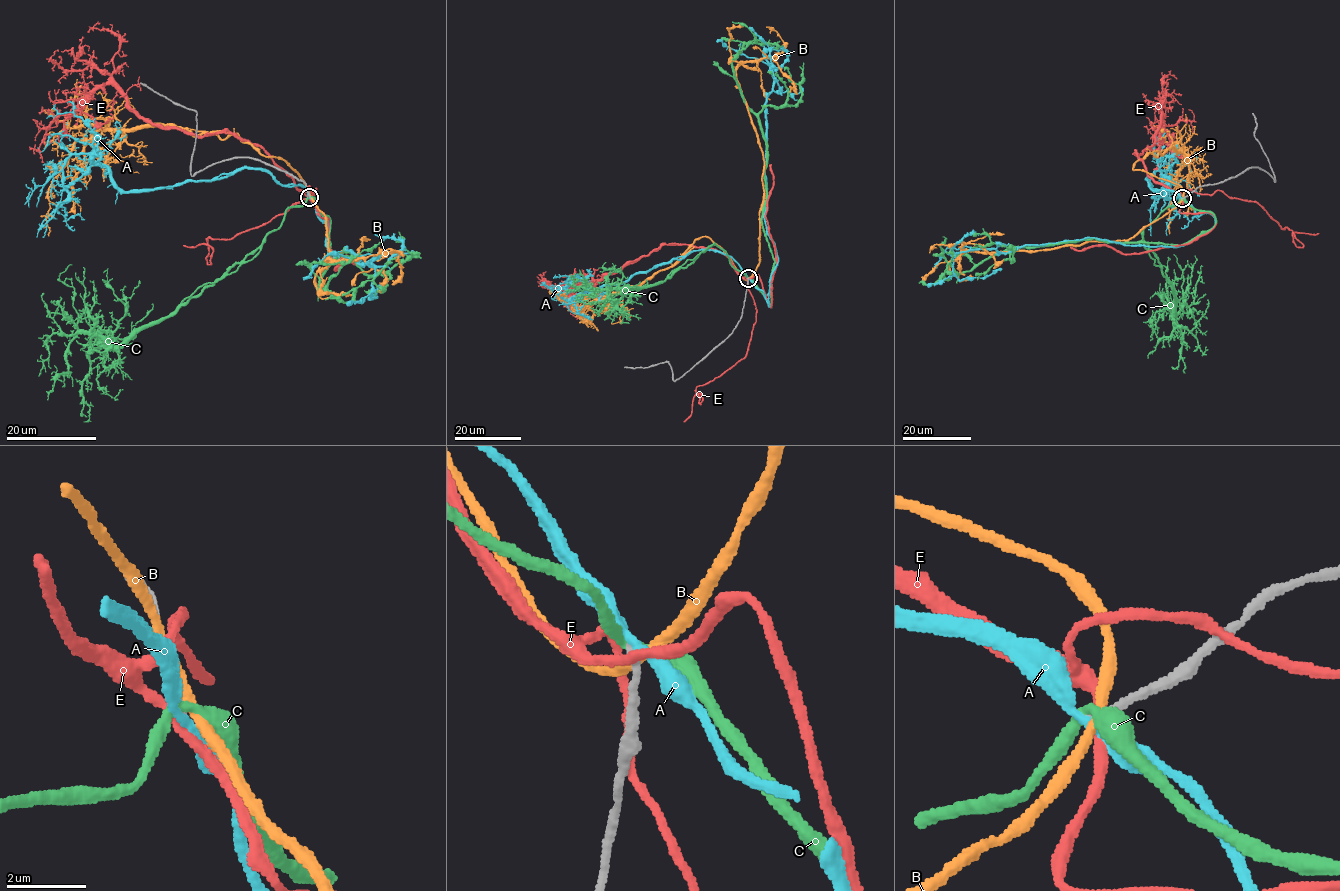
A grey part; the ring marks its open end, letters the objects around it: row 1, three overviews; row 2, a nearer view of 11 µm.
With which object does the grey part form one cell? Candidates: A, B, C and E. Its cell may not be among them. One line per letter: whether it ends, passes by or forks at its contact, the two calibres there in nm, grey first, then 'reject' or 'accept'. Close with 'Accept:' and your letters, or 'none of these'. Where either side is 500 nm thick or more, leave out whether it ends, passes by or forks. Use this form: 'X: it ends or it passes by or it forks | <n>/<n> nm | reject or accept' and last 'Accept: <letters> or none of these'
A: it passes by | 190/220 nm | accept
B: it passes by | 200/260 nm | reject
C: it passes by | 190/280 nm | reject
E: it passes by | 200/240 nm | reject
Accept: A

